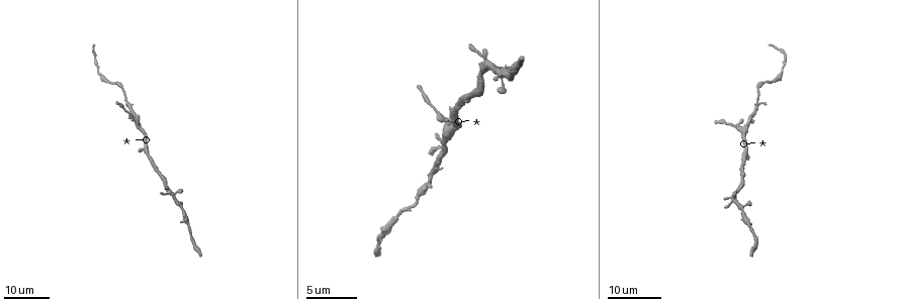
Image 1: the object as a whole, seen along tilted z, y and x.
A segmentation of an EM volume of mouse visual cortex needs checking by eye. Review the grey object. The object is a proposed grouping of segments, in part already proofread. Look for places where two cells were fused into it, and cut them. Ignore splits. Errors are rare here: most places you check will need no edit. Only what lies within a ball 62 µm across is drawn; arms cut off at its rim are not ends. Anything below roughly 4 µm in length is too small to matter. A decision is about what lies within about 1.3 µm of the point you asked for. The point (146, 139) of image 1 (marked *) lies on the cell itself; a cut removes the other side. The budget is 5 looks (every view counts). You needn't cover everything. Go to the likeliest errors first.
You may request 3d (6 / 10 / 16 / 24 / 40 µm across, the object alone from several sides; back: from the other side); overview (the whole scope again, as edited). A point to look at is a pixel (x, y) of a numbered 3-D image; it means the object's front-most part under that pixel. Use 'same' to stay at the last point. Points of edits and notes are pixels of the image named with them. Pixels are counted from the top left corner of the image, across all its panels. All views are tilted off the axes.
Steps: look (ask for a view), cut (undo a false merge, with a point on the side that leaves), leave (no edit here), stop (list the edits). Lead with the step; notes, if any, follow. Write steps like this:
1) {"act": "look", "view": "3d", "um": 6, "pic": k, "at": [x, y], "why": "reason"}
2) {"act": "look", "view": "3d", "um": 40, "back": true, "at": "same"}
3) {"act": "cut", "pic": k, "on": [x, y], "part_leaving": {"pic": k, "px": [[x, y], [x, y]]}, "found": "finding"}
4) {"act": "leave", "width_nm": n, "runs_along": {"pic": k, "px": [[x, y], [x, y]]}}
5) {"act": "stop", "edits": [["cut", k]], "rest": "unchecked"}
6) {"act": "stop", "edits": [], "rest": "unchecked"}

{"act": "look", "view": "3d", "um": 24, "pic": 1, "at": [741, 126], "why": "three arms meet"}

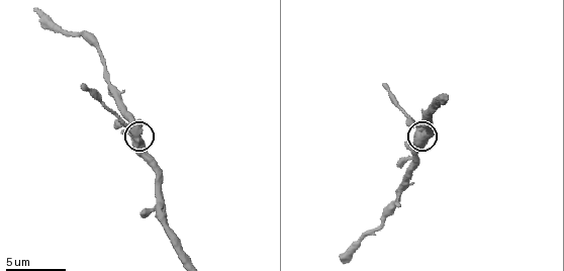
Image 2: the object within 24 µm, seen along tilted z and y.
{"act": "look", "view": "3d", "um": 10, "at": "same"}

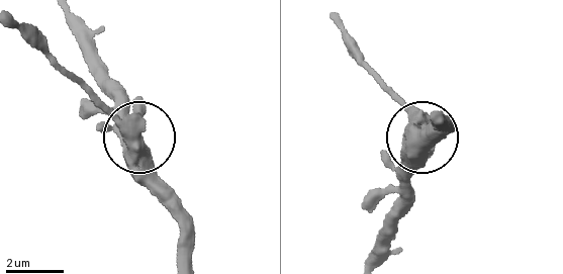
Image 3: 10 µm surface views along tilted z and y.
{"act": "leave", "found": "one cell here"}

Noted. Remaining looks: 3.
{"act": "look", "view": "3d", "um": 6, "pic": 2, "at": [40, 12], "why": "sudden change in width"}

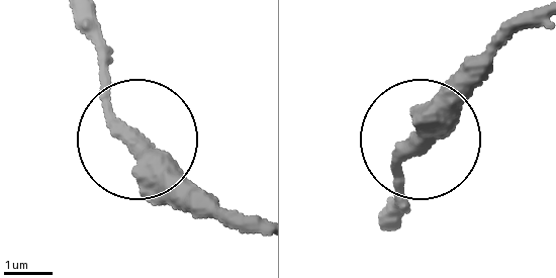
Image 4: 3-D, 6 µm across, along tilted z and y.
{"act": "leave", "width_nm": 390, "runs_along": {"pic": 4, "px": [[232, 217], [115, 115], [75, 25]]}, "found": "one cell here"}

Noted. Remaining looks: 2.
{"act": "look", "view": "3d", "um": 10, "pic": 2, "at": [108, 81], "why": "two arms in line, one across"}

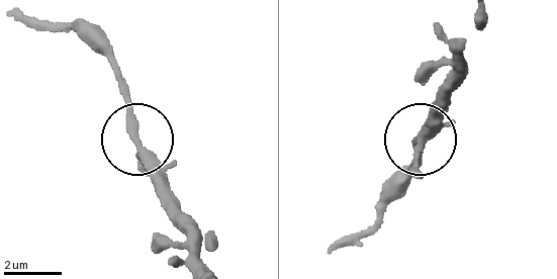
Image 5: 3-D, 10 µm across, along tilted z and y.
{"act": "look", "view": "3d", "um": 10, "back": true, "pic": 5, "at": [136, 140], "why": "from behind"}

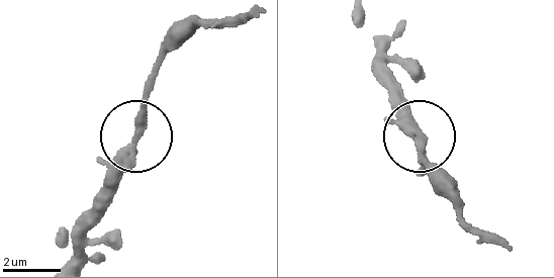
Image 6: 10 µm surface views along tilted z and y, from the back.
{"act": "leave", "runs_along": {"pic": 6, "px": [[66, 261], [77, 223], [134, 136], [151, 73]]}, "found": "continuous, no second cell"}

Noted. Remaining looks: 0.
{"act": "stop", "edits": [], "rest": "unchecked"}

